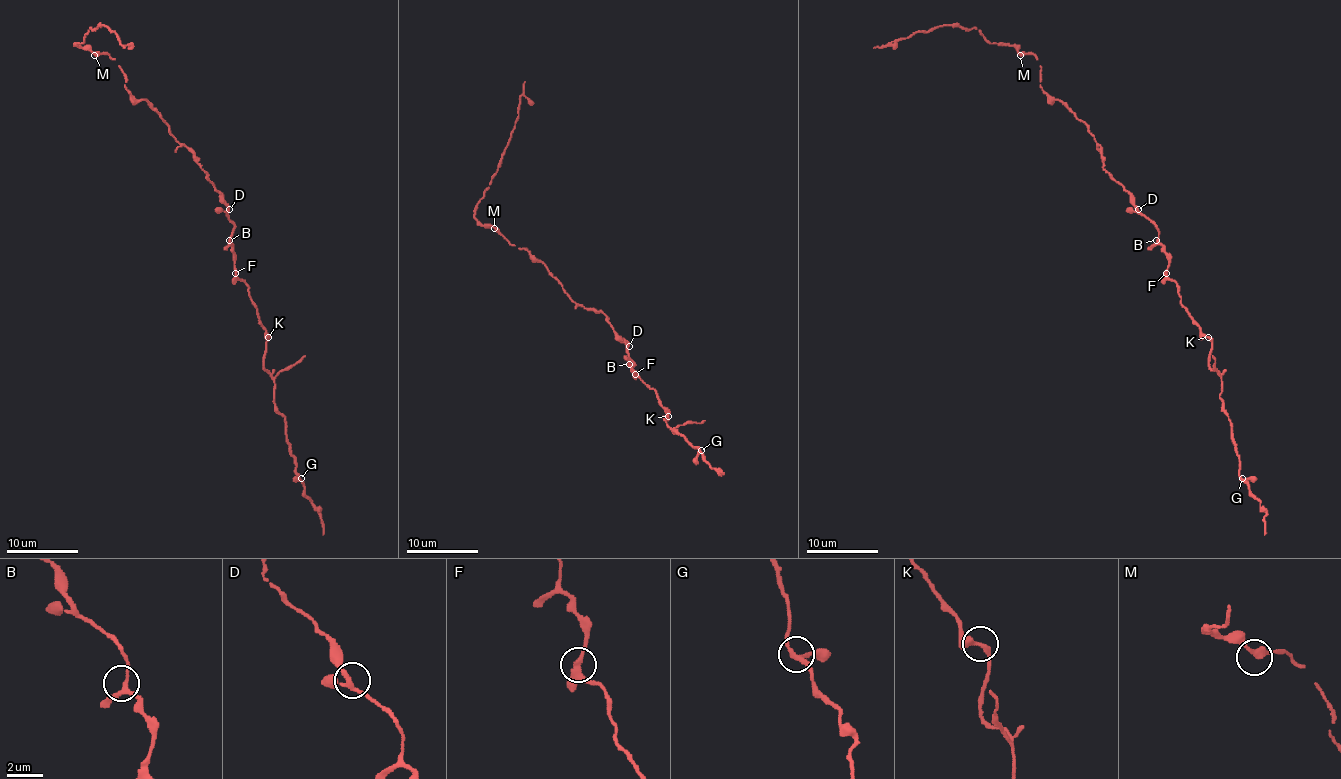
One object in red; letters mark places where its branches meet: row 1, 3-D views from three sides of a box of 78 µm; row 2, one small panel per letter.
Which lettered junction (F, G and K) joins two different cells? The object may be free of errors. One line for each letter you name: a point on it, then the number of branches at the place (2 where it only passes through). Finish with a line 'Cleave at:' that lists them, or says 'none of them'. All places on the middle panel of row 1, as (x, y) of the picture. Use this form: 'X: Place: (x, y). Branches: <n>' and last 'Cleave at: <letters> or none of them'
Cleave at: none of them

